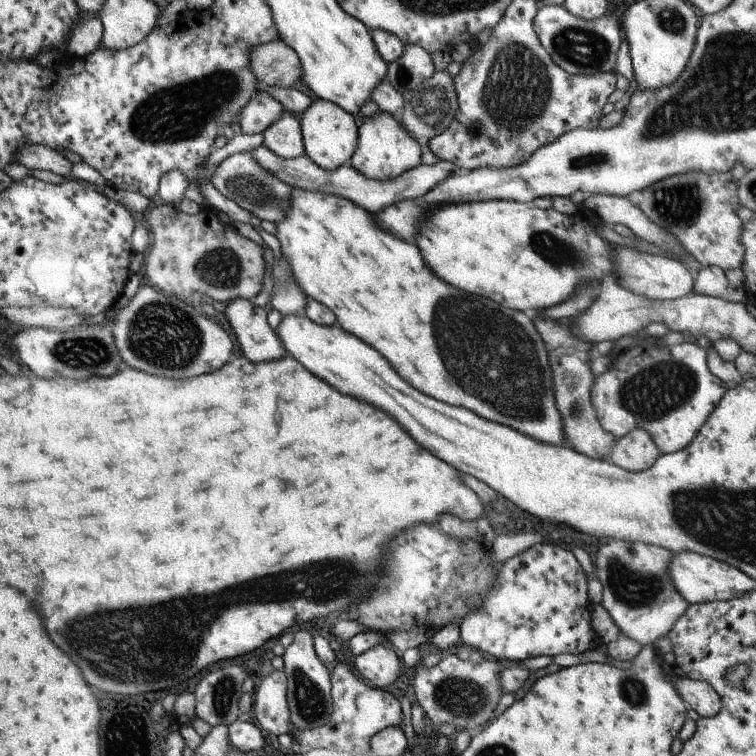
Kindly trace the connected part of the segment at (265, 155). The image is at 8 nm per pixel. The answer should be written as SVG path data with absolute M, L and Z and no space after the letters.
M263 143L257 148L250 150L253 160L263 171L276 176L281 182L288 184L293 189L305 189L308 191L331 194L346 198L357 206L364 208L368 213L376 215L385 208L401 201L408 201L422 197L427 194L435 185L444 181L451 173L455 172L454 164L438 159L431 166L421 163L415 168L406 170L395 178L375 180L365 178L359 174L351 165L338 166L333 170L325 170L311 162L304 154L294 159L284 159L273 154Z

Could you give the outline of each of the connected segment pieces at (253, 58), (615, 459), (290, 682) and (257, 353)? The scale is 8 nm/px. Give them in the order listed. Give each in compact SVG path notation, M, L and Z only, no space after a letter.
M279 38L252 46L248 52L248 63L259 84L279 88L301 84L298 56Z
M637 427L616 440L607 460L626 471L637 472L653 466L660 454L653 439Z
M296 631L293 641L282 654L283 672L286 678L286 699L290 721L294 729L316 729L329 722L332 711L330 697L330 674L315 654L309 632Z
M234 298L222 312L233 328L241 354L249 362L265 362L285 354L278 336L267 325L265 309L249 300Z

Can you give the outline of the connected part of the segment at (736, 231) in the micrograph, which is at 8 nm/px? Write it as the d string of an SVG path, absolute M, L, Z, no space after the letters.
M689 171L644 188L638 207L655 226L675 237L701 267L735 270L740 268L744 251L740 241L742 223L735 214L740 206L737 185L729 171L715 174Z

